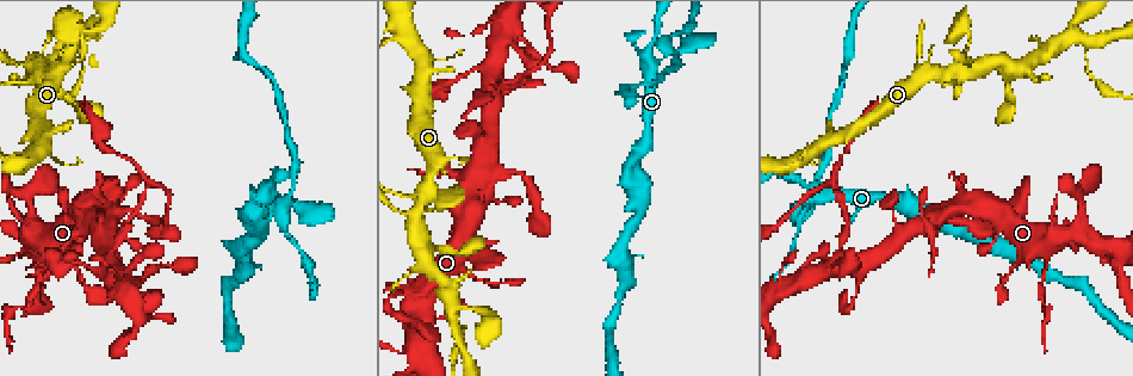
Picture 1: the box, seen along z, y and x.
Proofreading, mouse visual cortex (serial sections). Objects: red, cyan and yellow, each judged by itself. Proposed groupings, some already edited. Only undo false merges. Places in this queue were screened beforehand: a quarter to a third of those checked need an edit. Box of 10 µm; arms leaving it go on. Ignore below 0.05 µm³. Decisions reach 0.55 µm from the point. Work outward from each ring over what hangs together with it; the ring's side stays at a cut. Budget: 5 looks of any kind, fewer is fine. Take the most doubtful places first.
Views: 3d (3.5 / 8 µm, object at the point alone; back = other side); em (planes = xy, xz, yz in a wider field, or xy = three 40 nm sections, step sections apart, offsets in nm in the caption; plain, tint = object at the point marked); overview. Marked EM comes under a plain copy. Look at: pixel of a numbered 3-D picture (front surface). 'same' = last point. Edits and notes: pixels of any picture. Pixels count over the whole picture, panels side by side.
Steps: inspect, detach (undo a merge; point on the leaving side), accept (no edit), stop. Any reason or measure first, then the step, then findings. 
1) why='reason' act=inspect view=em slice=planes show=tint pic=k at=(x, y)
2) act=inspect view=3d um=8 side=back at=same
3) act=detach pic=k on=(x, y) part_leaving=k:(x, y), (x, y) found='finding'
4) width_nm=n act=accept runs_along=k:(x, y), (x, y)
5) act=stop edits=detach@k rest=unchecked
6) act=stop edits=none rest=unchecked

why='narrows sharply' act=inspect view=3d um=3.5 pic=1 at=(969, 32)

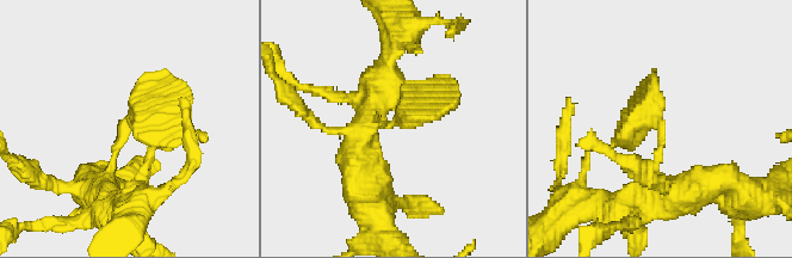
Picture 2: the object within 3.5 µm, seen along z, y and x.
act=inspect view=em slice=xy step=1 show=tint pic=2 at=(396, 120)

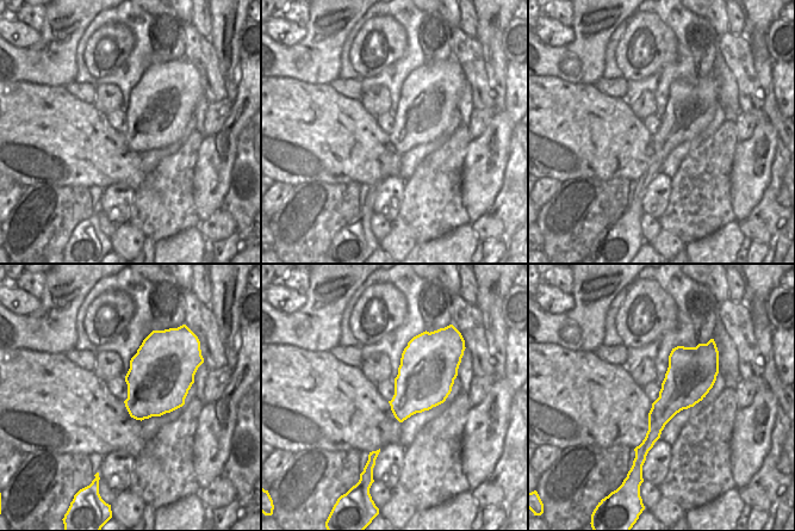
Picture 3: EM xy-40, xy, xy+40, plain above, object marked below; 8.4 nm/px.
width_nm=420 act=accept runs_along=2:(106, 192), (121, 133), (142, 111), (175, 137) found='continuous, no second cell'

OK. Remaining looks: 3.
why='looks like a crossing' act=inspect view=3d um=3.5 pic=1 at=(106, 263)

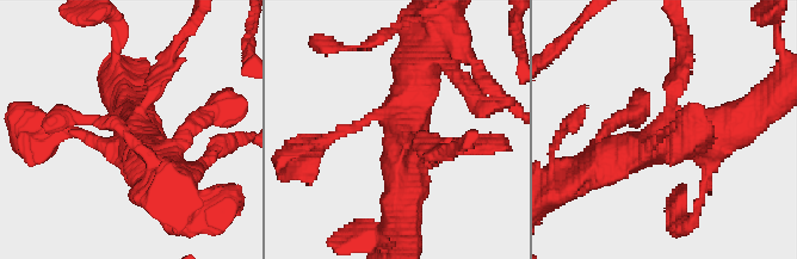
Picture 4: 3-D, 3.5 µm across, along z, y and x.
why='shape alone is not enough' act=inspect view=em slice=xy step=2 show=tint pic=4 at=(135, 132)

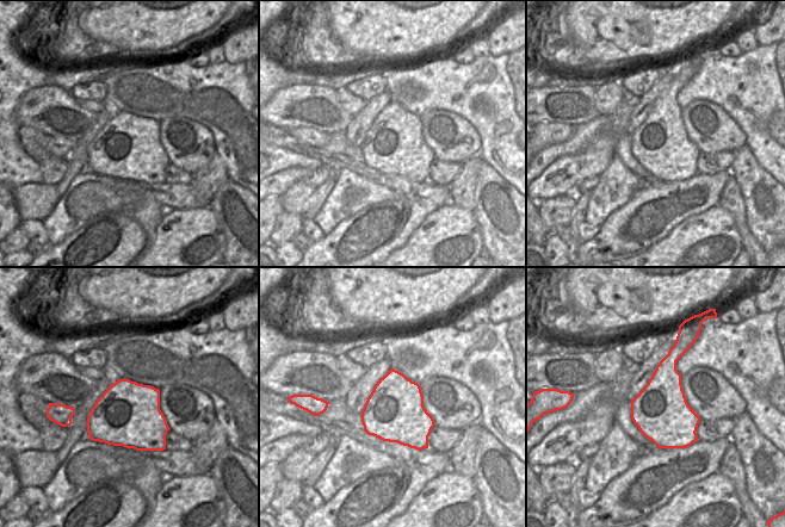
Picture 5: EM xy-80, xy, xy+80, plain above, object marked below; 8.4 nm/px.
act=detach pic=4 on=(168, 66) found='two cells meet here'

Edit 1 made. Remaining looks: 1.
act=stop edits=detach@4 rest=unchecked

